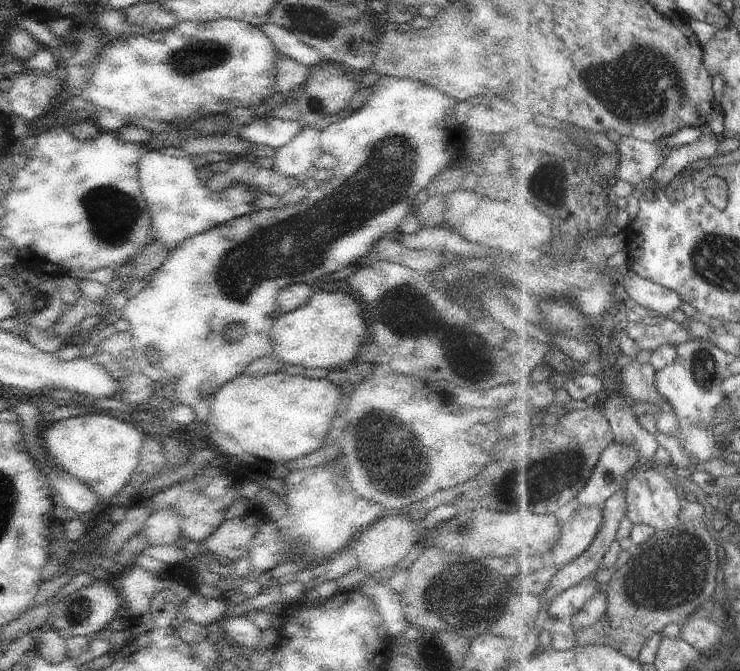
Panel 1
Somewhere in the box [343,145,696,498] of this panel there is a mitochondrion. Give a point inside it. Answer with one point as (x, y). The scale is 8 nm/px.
(394, 452)

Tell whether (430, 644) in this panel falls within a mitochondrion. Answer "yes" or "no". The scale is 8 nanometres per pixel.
yes

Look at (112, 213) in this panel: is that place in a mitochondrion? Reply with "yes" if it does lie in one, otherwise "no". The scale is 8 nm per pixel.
yes

